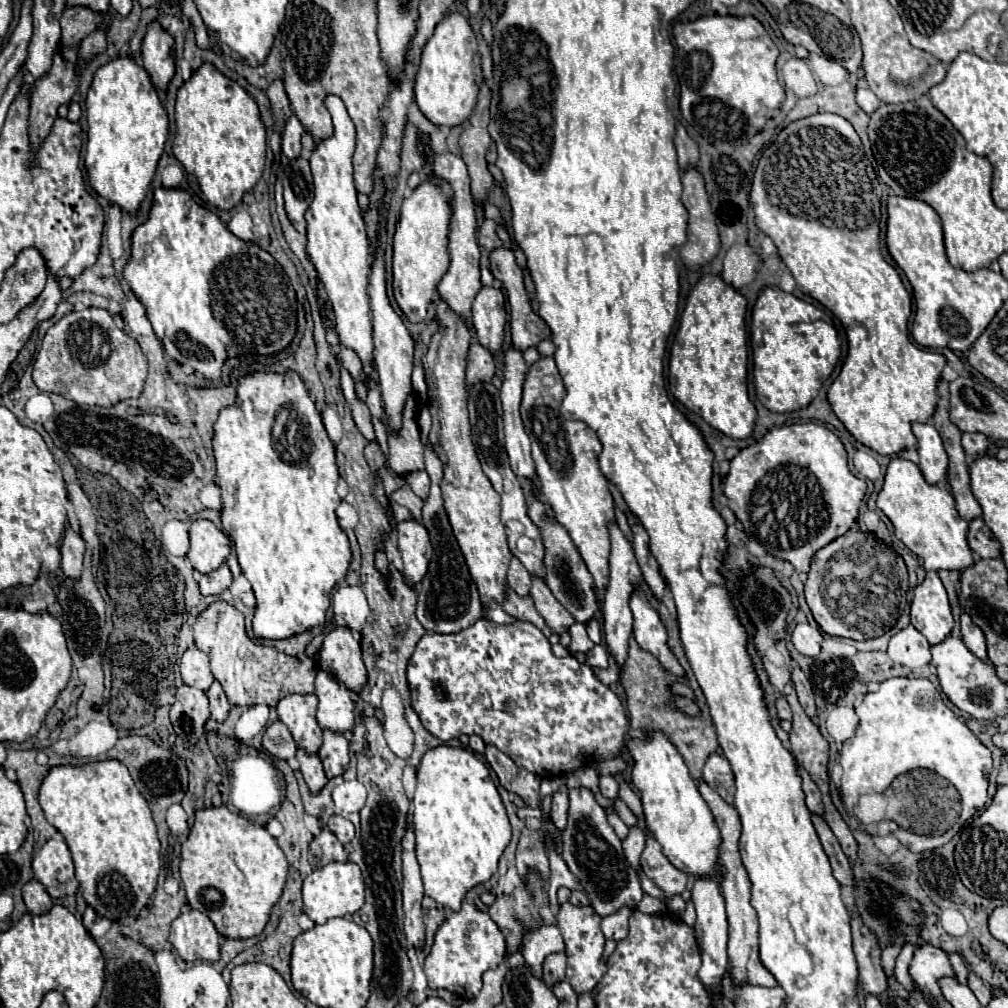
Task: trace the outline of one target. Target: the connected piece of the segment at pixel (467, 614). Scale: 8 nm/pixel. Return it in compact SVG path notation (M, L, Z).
M430 442L424 444L424 460L426 460L424 470L428 472L432 486L430 486L430 494L424 502L424 508L422 508L422 526L426 526L428 534L430 534L434 556L430 560L428 572L426 572L422 586L420 586L416 616L428 632L454 634L458 630L472 626L476 620L480 620L484 616L484 608L482 608L476 584L472 582L472 578L468 574L464 556L460 552L460 546L456 542L456 536L450 528L450 522L448 522L448 516L446 516L446 510L444 510L444 500L442 500L442 492L440 492L442 462L440 462L440 458L434 452L434 446Z

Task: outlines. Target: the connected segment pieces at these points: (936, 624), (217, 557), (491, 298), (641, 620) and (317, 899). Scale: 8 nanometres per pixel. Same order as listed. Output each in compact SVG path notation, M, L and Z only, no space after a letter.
M928 572L924 582L914 588L910 610L912 626L922 632L930 644L942 642L954 626L946 588L936 572Z
M196 520L190 526L188 560L202 574L218 570L230 556L230 540L210 520Z
M482 286L472 304L472 322L478 342L490 352L498 352L504 342L506 308L504 294L492 286Z
M634 588L632 596L630 596L630 608L632 608L632 614L634 614L634 624L632 624L632 632L634 632L634 638L638 642L638 646L646 652L650 652L656 660L660 660L660 664L684 678L684 668L680 666L678 658L672 654L672 650L668 648L668 632L666 632L666 626L662 624L658 612L654 610L654 606L648 602L646 594L638 588Z
M352 862L326 864L324 868L314 870L304 880L302 896L304 896L304 912L316 924L324 924L326 920L330 920L334 916L350 916L364 906L364 880L362 880L360 868Z

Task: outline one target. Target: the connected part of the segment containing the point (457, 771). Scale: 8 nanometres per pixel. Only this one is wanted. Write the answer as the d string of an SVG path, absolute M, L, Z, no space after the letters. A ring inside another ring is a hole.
M438 746L424 754L418 768L418 786L412 800L414 834L416 834L416 858L422 872L424 894L436 900L436 904L460 910L470 888L484 884L498 870L498 860L510 842L510 822L502 798L490 780L486 766L468 748Z

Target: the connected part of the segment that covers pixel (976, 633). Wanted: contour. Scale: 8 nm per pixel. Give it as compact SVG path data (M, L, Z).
M962 614L962 640L968 646L968 650L980 658L982 662L988 662L988 654L986 654L986 638L982 634L982 630L978 626L972 624L968 614Z

